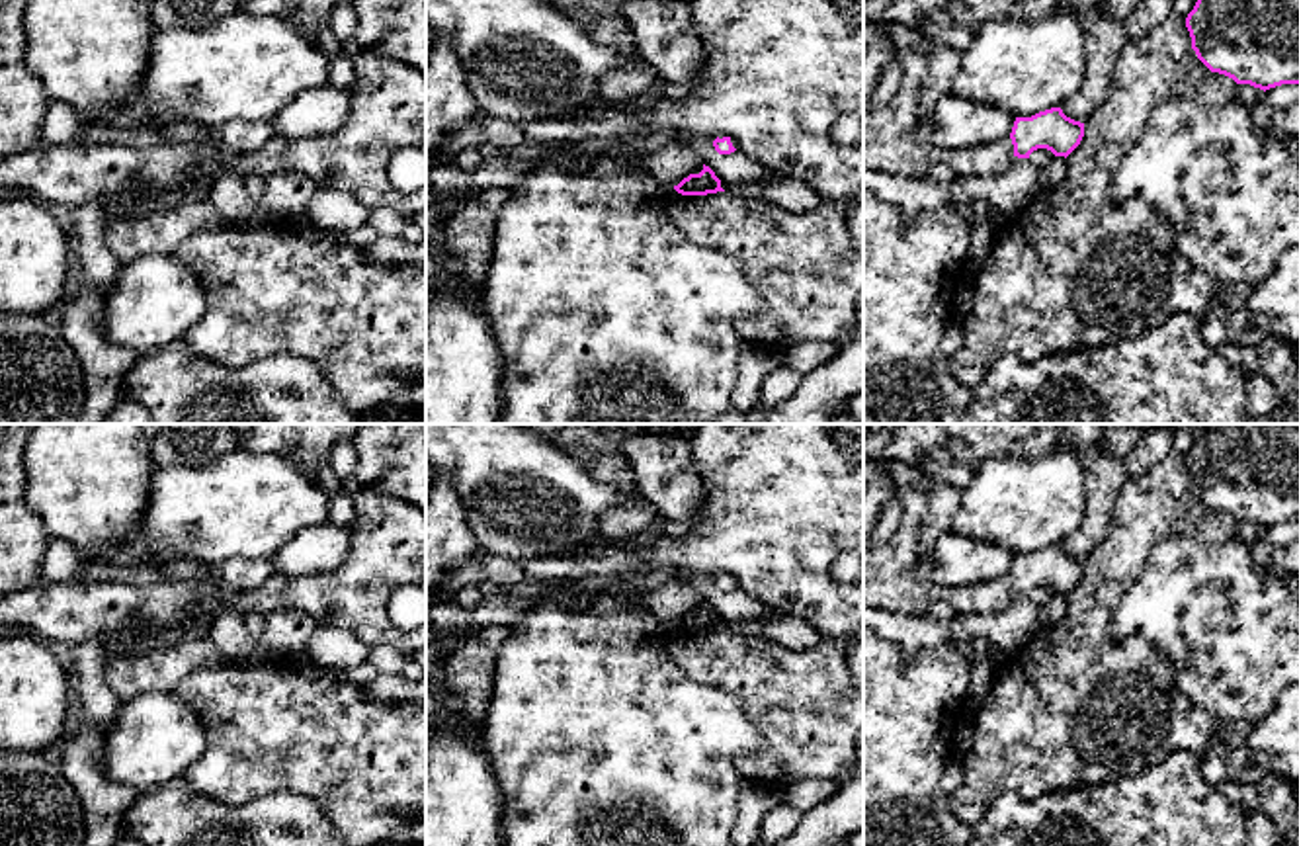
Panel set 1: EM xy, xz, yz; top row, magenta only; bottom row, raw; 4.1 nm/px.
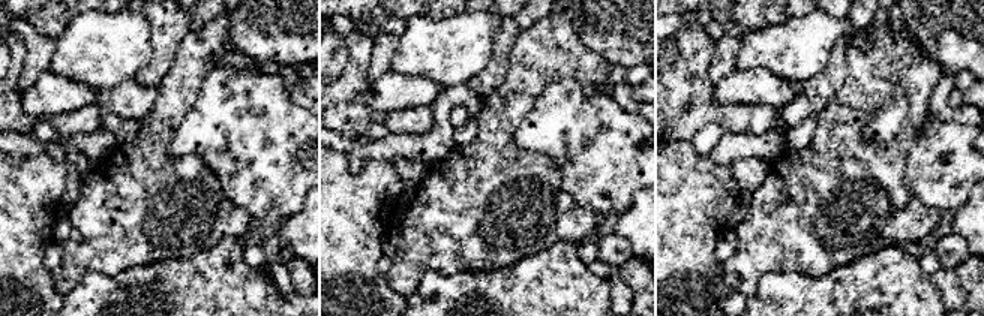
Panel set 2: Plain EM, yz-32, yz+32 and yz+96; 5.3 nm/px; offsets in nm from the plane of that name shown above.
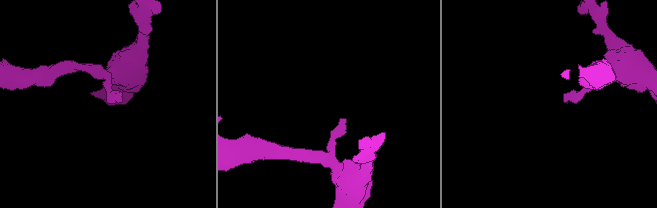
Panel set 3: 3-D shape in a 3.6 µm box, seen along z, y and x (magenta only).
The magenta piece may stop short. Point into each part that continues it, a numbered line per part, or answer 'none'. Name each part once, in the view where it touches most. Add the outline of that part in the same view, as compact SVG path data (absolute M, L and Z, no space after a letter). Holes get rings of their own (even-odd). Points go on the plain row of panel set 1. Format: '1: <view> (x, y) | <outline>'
1: yz (1010, 630) | M1014 594L1012 604L1000 613L957 613L951 621L936 621L930 615L901 615L863 606L863 629L883 639L897 641L908 651L938 647L957 641L986 641L1002 656L1027 645L1041 623L1037 608L1027 596Z

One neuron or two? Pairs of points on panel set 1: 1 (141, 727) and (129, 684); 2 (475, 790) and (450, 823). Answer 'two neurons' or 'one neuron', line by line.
1: two neurons
2: one neuron

